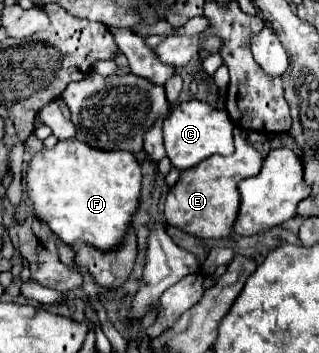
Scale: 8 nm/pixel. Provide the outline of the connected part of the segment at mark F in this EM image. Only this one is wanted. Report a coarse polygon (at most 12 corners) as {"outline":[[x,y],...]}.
{"outline":[[75,138],[35,152],[25,200],[65,244],[111,250],[141,166]]}

